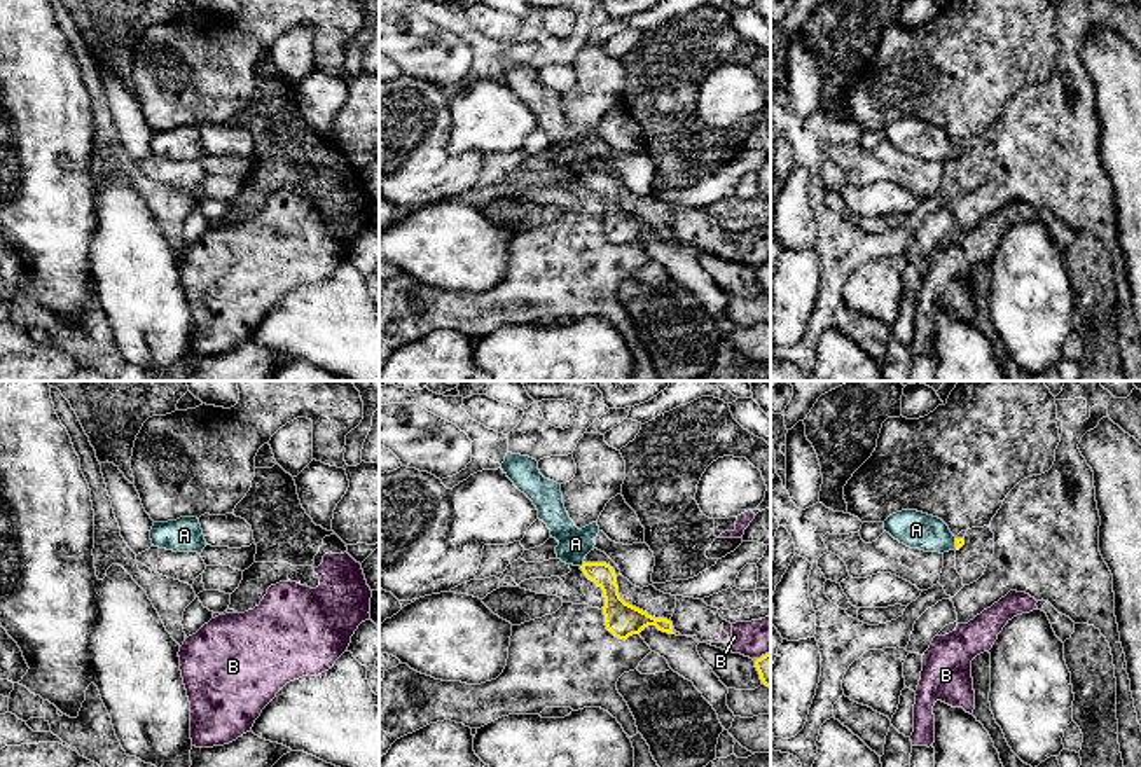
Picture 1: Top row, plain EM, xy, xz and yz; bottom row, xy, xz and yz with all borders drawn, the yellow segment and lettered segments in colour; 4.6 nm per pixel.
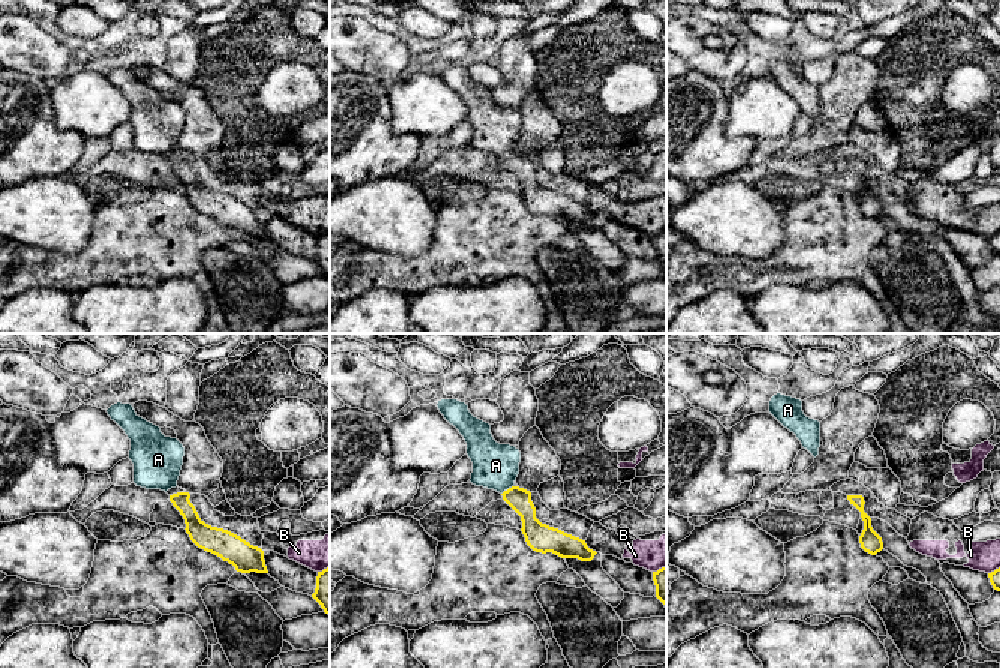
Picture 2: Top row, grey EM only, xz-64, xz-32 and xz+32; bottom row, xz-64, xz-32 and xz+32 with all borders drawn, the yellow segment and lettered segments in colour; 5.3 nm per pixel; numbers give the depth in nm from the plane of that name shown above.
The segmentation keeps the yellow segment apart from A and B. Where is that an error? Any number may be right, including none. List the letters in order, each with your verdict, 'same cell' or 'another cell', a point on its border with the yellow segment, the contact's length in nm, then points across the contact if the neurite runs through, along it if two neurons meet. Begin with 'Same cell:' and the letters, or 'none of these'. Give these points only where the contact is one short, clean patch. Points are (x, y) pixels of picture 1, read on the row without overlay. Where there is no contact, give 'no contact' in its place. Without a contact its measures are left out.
Same cell: A
A: same cell; contact xz (582, 173); length 30 nm; way xz (603, 184), (582, 173), (575, 166), (575, 152)
B: another cell; contact xz (762, 264); length 80 nm

